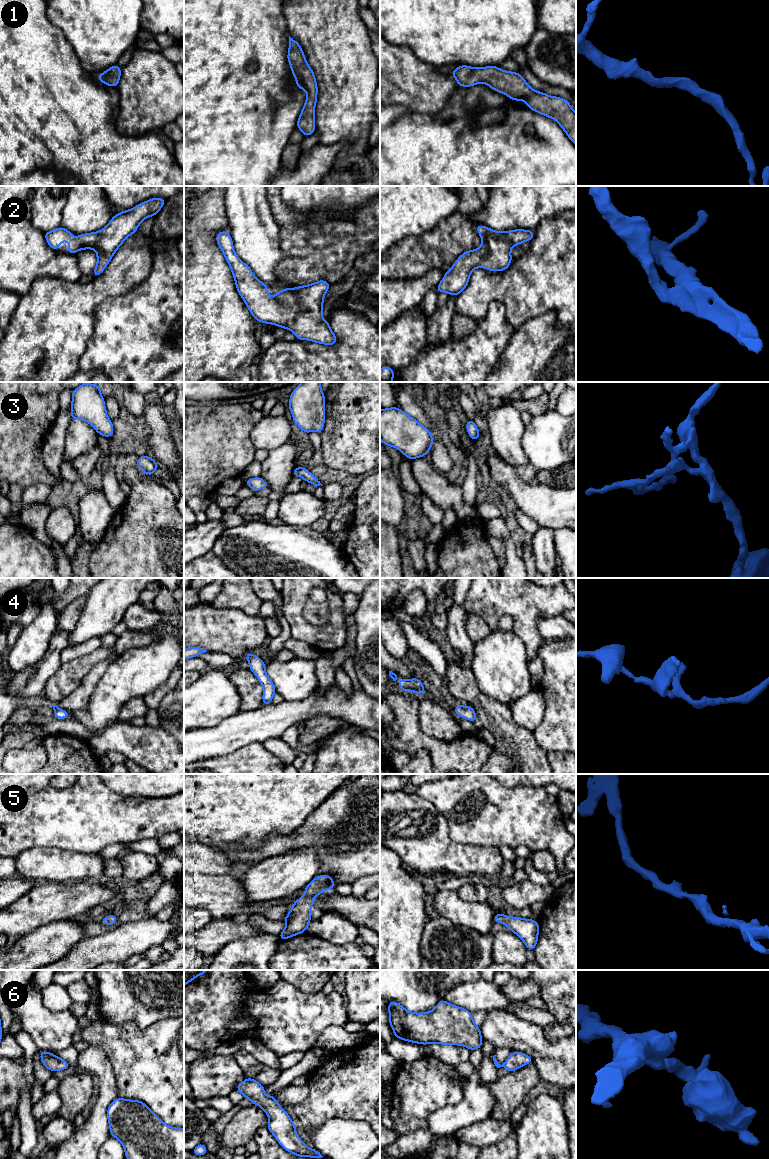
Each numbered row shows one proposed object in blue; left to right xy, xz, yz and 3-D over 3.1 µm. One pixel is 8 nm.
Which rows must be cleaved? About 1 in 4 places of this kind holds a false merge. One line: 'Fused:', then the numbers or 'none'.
Fused: none

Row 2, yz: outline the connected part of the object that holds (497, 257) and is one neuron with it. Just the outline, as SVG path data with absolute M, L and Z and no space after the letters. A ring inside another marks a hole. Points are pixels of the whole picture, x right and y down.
M483 225L475 228L482 239L482 245L475 250L465 251L458 257L436 287L438 293L447 292L458 296L467 287L474 268L505 271L512 262L512 247L531 241L535 234L531 230L523 229L499 232Z

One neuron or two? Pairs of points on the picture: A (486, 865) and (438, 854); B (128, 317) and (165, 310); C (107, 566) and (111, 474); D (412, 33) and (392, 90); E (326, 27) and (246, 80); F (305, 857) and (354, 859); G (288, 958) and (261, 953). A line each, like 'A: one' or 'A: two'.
A: one
B: one
C: two
D: two
E: two
F: two
G: two

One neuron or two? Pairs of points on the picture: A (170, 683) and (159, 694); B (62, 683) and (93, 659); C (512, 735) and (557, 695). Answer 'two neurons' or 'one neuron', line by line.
A: one neuron
B: one neuron
C: two neurons

